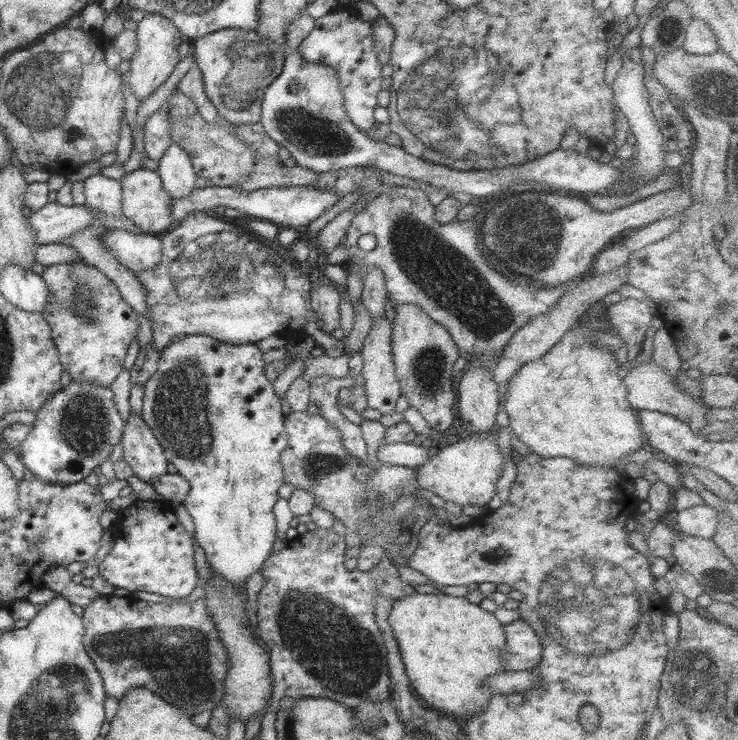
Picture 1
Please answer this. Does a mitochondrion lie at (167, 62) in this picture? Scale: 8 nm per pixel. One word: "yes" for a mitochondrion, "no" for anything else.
no

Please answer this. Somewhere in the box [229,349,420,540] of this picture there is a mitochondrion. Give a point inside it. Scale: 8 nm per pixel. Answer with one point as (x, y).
(317, 466)

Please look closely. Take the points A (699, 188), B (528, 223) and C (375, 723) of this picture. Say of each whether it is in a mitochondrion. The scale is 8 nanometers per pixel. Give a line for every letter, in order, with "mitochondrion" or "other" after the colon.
A: other
B: mitochondrion
C: mitochondrion

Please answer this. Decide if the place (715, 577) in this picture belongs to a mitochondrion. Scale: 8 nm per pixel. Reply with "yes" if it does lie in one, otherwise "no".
no

